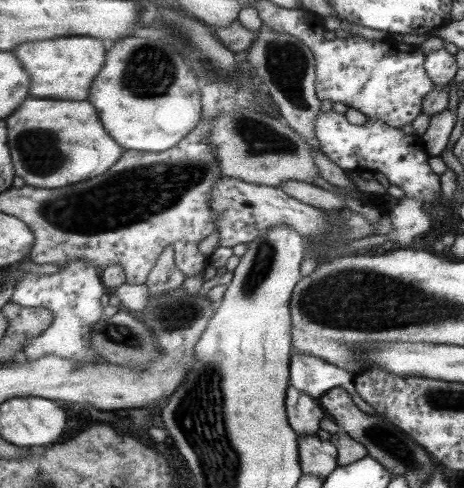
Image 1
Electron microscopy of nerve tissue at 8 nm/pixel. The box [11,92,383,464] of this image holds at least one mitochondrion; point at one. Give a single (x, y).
(147, 190)

